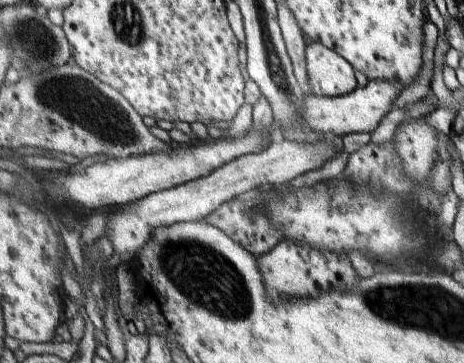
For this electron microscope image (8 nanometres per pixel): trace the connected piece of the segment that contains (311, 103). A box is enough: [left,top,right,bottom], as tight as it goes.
[303,81,402,137]

